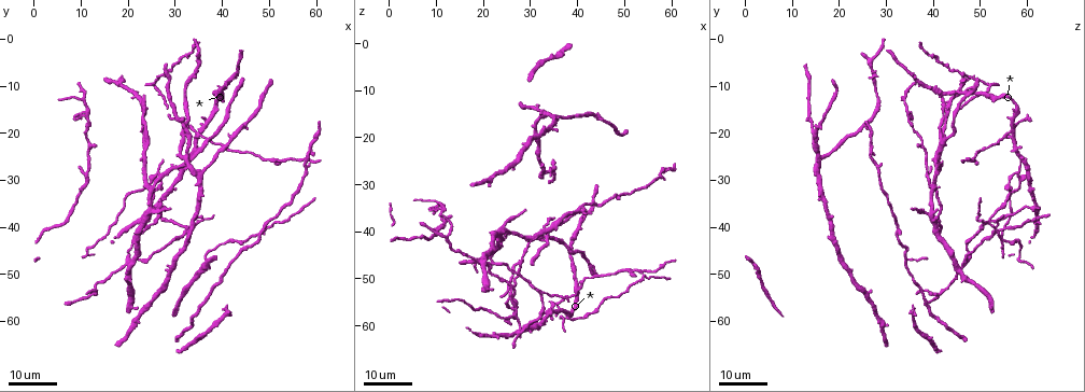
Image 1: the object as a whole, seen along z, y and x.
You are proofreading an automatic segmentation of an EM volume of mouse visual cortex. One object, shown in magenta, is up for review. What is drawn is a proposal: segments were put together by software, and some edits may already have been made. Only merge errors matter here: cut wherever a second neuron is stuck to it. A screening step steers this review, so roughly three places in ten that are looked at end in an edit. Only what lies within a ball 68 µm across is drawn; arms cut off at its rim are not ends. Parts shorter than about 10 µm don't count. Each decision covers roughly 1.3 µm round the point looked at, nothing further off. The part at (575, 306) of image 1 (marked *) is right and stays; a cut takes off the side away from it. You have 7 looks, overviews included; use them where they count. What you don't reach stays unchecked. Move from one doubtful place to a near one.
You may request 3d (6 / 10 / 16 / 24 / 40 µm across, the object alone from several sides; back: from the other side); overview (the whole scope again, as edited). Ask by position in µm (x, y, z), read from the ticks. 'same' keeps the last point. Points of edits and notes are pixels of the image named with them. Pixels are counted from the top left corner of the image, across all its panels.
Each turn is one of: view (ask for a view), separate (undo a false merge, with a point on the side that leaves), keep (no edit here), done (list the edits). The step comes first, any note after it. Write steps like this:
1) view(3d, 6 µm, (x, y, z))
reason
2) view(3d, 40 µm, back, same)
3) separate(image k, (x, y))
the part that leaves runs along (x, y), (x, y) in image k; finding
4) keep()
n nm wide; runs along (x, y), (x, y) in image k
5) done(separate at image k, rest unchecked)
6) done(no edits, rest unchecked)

view(3d, 16 µm, (11.5, 14.0, 34.5))
sudden change in width

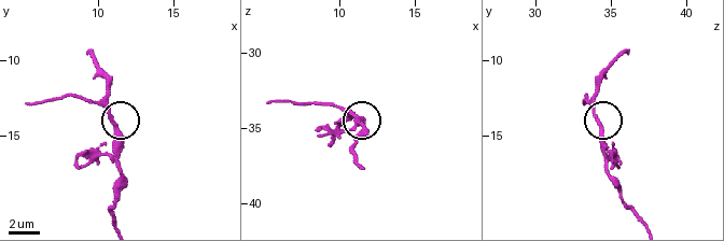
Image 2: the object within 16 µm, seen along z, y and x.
view(3d, 6 µm, (11.2, 14.4, 34.2))

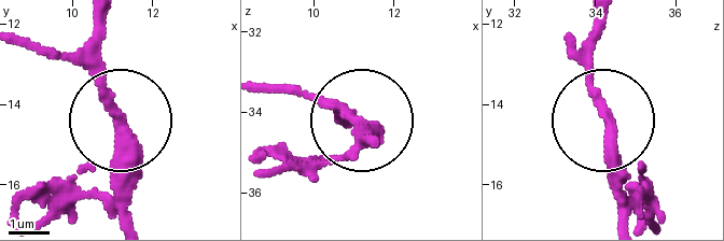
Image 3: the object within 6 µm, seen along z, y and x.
keep()
continuous, no second neuron

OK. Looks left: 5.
view(3d, 16 µm, (26.0, 28.5, 57.5))
two arms in line, one across

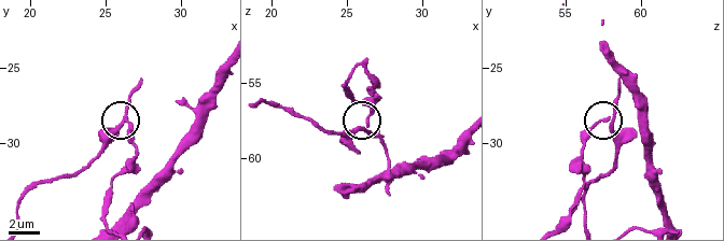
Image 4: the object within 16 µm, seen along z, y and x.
view(3d, 6 µm, (26.4, 28.4, 57.2))

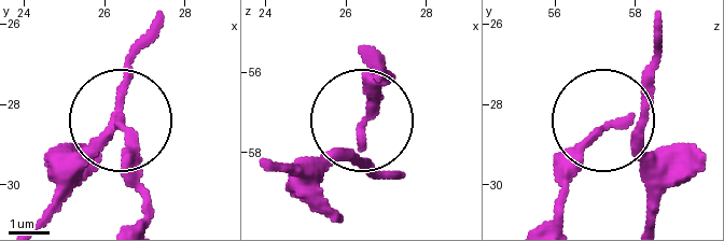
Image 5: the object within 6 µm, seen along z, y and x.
keep()
180 nm wide; runs along (379, 74), (372, 115), (307, 184) in image 5; one neuron here

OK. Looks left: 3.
view(3d, 24 µm, (25.0, 31.0, 39.5))
four-way junction

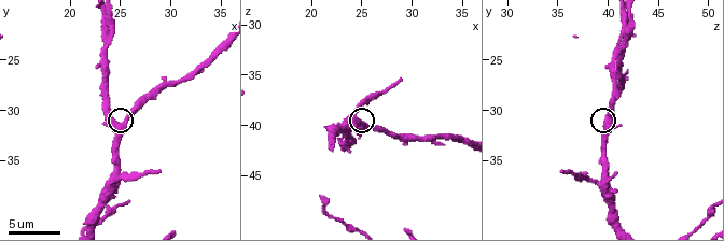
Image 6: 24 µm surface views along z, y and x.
view(3d, 10 µm, (24.6, 31.6, 40.0))

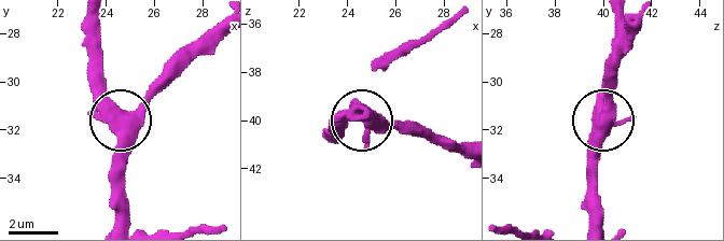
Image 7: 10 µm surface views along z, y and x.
keep()
side arm 35 µm; runs along (114, 222), (119, 124), (170, 76) in image 7; continuous, no second neuron

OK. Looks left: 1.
done(no edits, rest unchecked)

